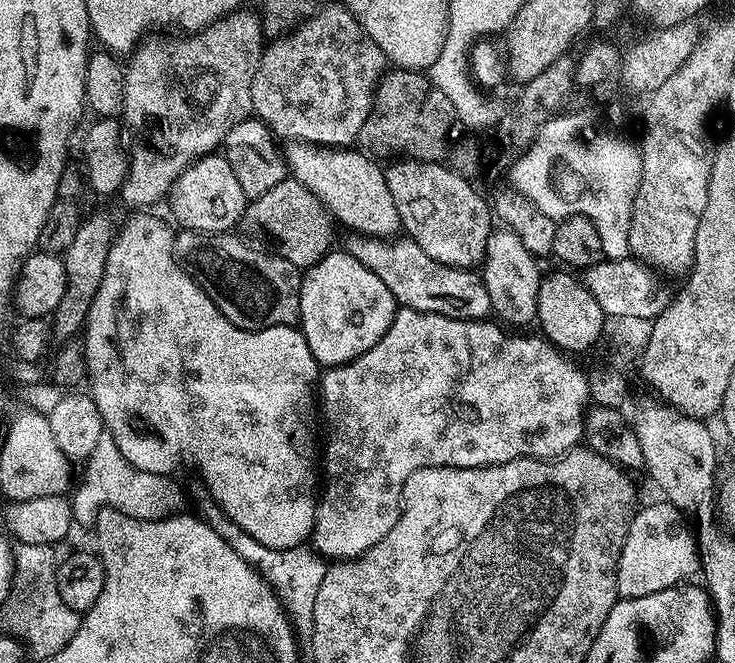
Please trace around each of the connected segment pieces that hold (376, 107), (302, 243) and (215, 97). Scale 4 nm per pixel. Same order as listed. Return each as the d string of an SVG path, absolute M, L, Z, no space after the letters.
M393 67L385 71L376 83L376 91L372 93L372 109L366 122L362 122L358 144L369 157L380 162L392 162L399 158L435 164L449 155L448 135L451 134L452 126L454 127L456 123L455 108L449 98L438 90L438 86L432 84L423 71Z
M285 178L278 182L278 186L274 186L274 190L266 190L266 194L262 194L256 200L247 201L239 227L245 228L252 236L272 240L271 247L275 255L286 258L286 262L290 262L295 268L307 270L330 251L328 243L332 238L328 230L329 218L320 199L310 194L310 190L302 186L302 182Z
M237 10L229 12L227 16L223 16L220 20L215 20L213 24L209 24L207 27L201 27L191 34L182 34L186 36L156 36L153 40L148 40L149 38L141 39L131 53L130 59L132 61L127 61L124 69L124 110L122 120L125 120L132 127L132 132L140 139L140 144L130 148L129 172L124 178L122 196L125 196L128 200L133 200L136 206L152 206L148 204L156 204L159 200L161 203L168 193L172 191L172 183L179 178L181 172L185 172L195 160L213 155L219 149L216 147L219 144L221 147L227 141L230 130L234 130L234 126L238 126L238 122L247 120L253 115L250 86L254 78L254 70L258 66L258 62L262 58L266 47L266 37L264 35L264 25L260 23L259 15L255 11L248 11Z

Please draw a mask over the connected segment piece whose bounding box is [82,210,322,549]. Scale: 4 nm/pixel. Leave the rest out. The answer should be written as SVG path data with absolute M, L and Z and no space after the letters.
M136 210L113 235L102 274L102 286L98 286L98 294L94 294L94 302L88 311L88 321L82 329L84 361L88 367L86 384L98 406L98 414L102 414L102 422L106 431L112 435L114 446L118 446L122 458L126 458L131 468L159 476L172 476L179 468L193 468L192 472L206 484L206 490L213 495L214 502L242 531L250 534L255 542L281 549L303 545L311 537L312 527L316 525L318 496L315 491L312 493L312 487L316 484L316 476L318 484L318 440L316 444L311 404L322 376L321 365L316 363L299 327L287 324L251 332L242 330L234 326L234 322L227 320L222 310L218 310L218 306L214 306L214 302L210 302L207 294L197 286L191 272L185 272L177 260L174 232L173 229L168 229L169 221L159 220L148 212L151 211Z

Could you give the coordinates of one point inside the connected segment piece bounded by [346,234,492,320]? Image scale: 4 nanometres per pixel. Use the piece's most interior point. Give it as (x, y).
(417, 282)

